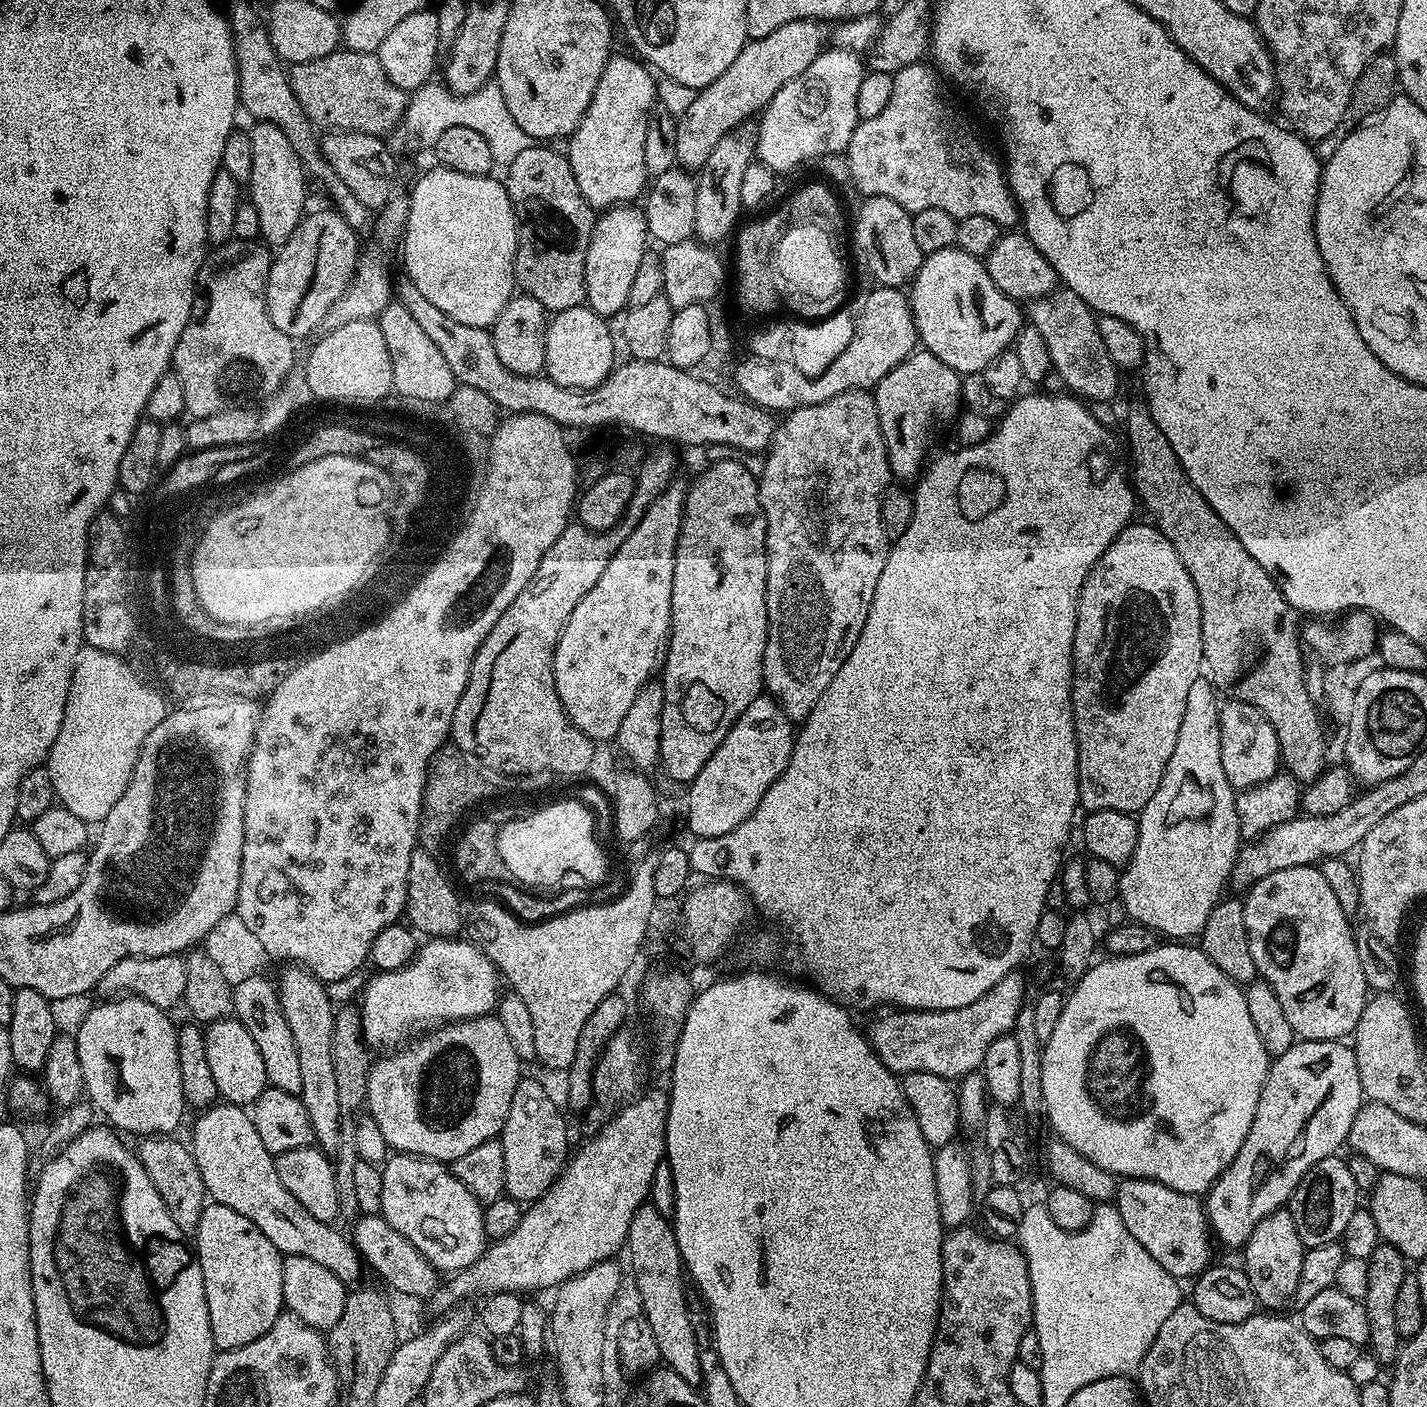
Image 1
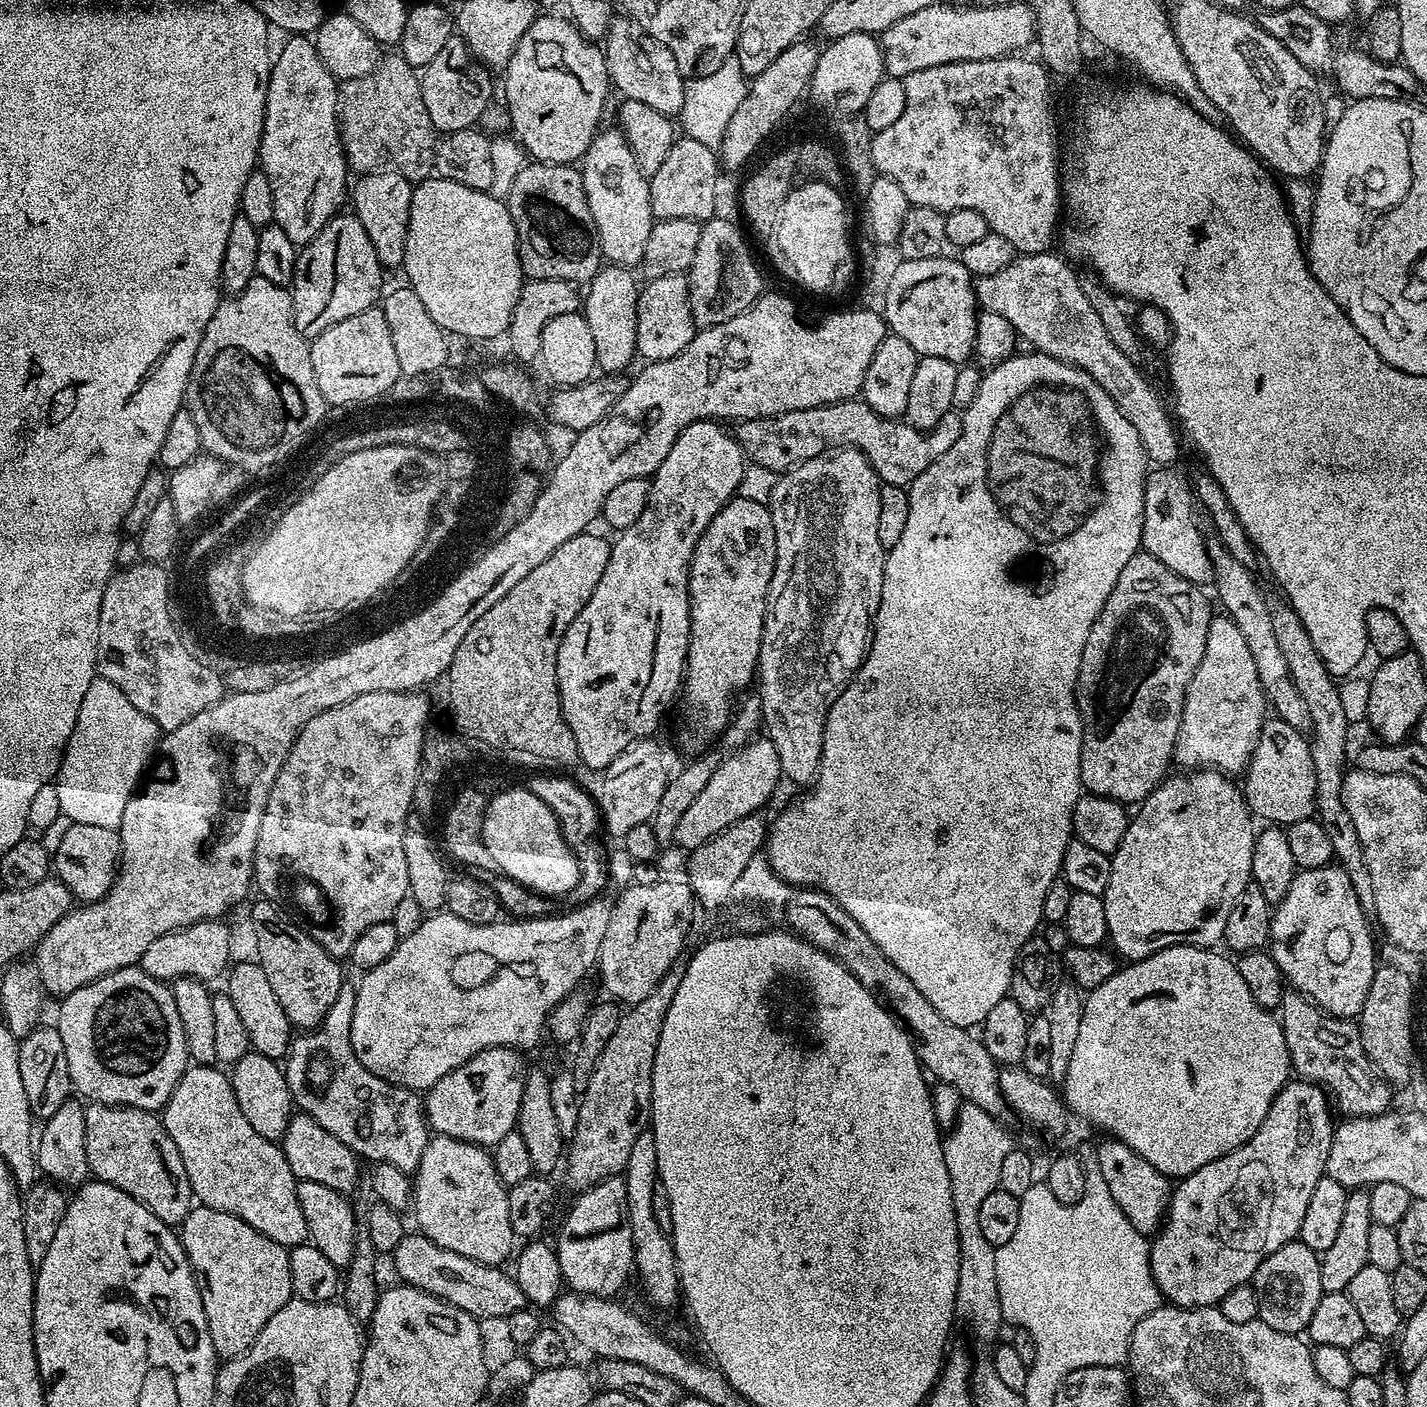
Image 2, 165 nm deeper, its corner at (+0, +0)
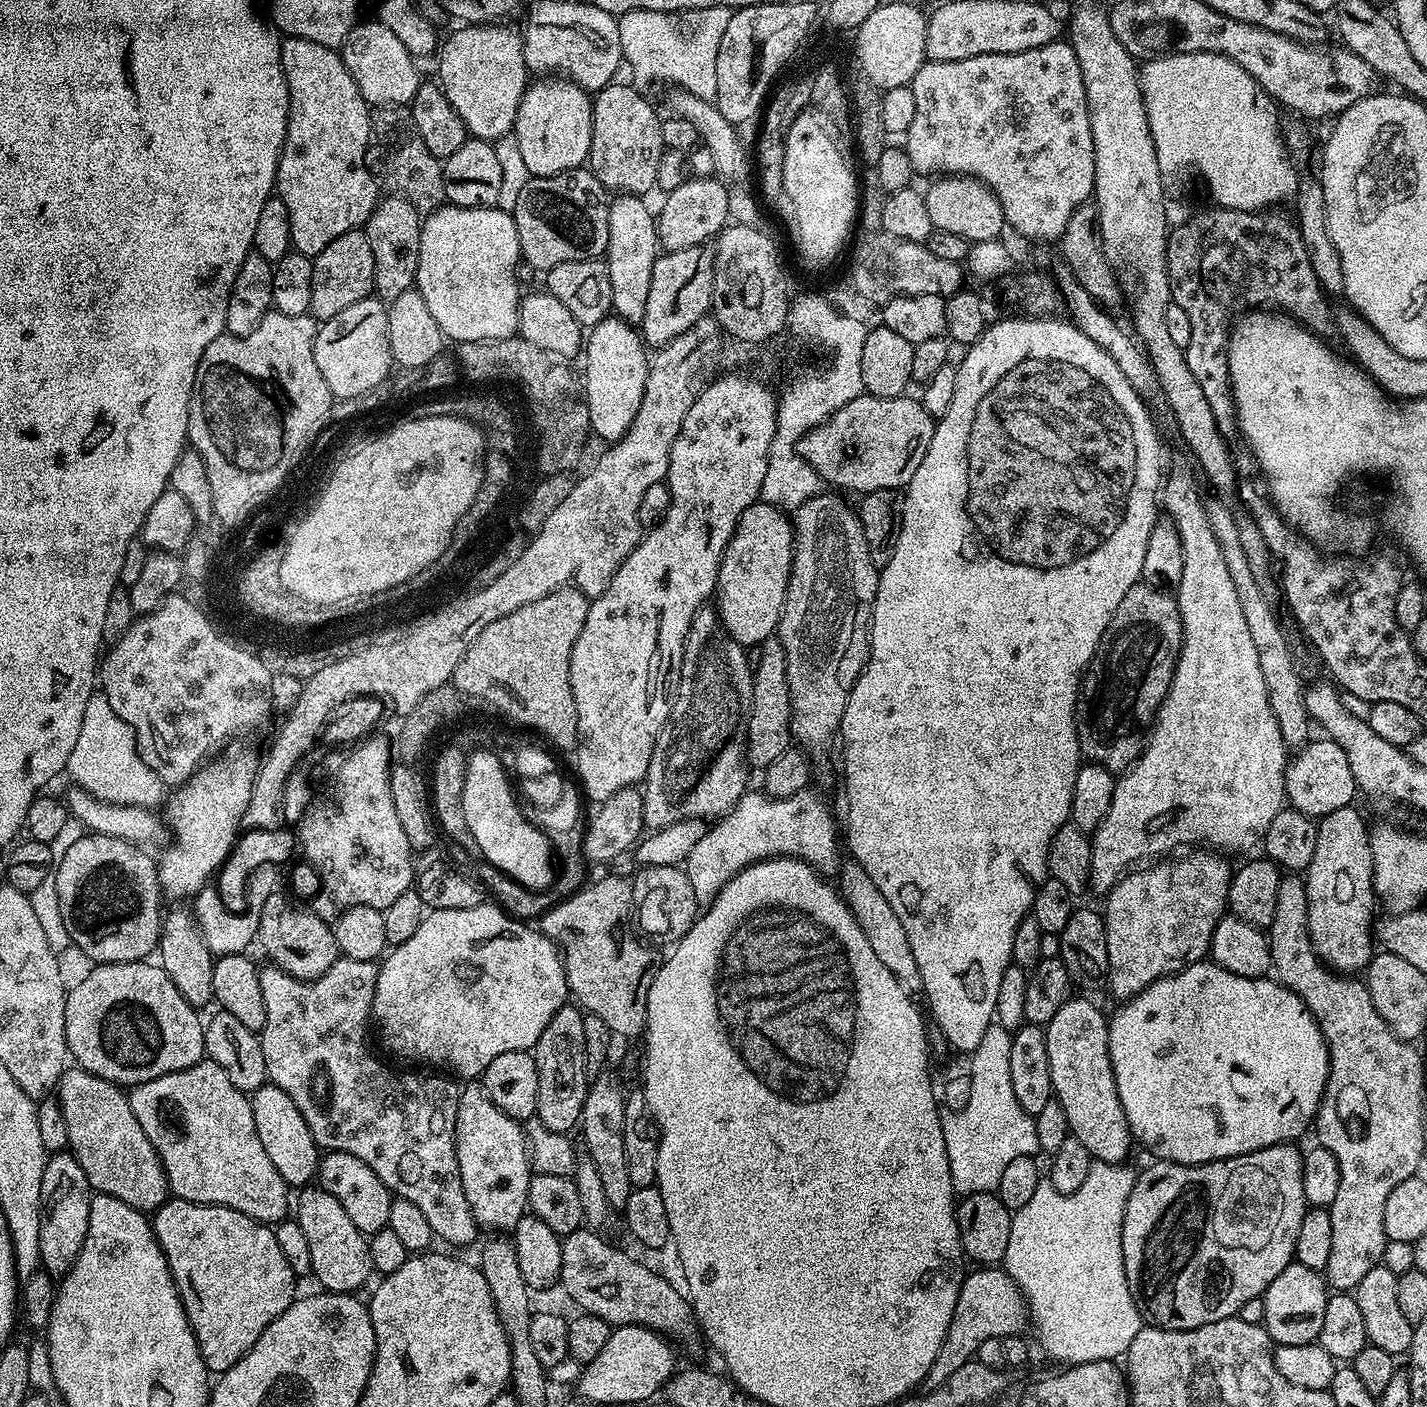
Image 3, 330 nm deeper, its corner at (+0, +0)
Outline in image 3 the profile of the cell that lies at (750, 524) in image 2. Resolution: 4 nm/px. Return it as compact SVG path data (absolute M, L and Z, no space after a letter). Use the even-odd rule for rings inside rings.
M757 502L751 504L742 514L720 559L714 593L714 607L720 613L720 621L724 623L724 629L740 644L759 646L766 637L773 635L779 629L782 606L786 598L786 586L792 569L793 543L794 529L787 511Z

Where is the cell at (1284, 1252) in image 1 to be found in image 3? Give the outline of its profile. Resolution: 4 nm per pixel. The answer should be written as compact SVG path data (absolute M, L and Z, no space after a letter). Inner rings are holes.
M1291 1263L1270 1282L1263 1294L1264 1322L1262 1327L1277 1345L1302 1346L1315 1344L1320 1339L1322 1318L1326 1315L1326 1302L1330 1295L1325 1277L1317 1269Z

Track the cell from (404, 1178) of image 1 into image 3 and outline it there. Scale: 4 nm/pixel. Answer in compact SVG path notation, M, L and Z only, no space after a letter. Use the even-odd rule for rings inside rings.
M476 1082L465 1084L468 1085L460 1088L456 1111L456 1157L460 1167L462 1190L477 1225L481 1229L492 1228L488 1230L504 1234L512 1230L525 1216L528 1207L528 1187L534 1175L528 1163L528 1143L524 1140L523 1127L488 1097L485 1088Z

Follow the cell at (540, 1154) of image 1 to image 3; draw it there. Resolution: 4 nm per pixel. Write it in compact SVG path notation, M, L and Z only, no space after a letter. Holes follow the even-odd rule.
M575 1003L564 1004L546 1022L542 1038L538 1038L534 1055L538 1066L538 1102L535 1119L540 1120L549 1130L571 1133L580 1123L582 1106L586 1102L590 1077L584 1068L584 1047L586 1030L585 1013Z

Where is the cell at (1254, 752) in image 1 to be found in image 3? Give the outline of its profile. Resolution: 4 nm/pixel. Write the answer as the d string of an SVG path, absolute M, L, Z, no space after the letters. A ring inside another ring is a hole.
M1327 738L1313 739L1304 744L1289 759L1284 770L1284 795L1291 807L1313 818L1322 818L1334 810L1349 807L1355 801L1352 799L1358 796L1358 789L1354 770L1350 770L1350 762L1346 762L1342 746Z

